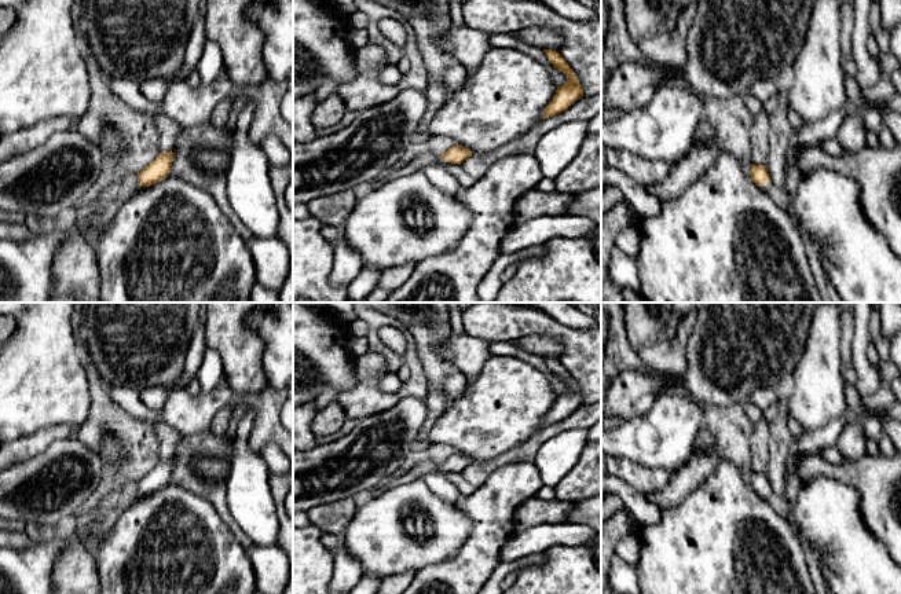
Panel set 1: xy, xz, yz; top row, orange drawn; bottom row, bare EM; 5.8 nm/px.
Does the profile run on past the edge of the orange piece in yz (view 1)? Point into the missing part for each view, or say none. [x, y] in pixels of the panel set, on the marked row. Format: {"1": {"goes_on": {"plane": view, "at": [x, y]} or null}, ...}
{"1": {"goes_on": {"plane": "yz", "at": [768, 187]}}}

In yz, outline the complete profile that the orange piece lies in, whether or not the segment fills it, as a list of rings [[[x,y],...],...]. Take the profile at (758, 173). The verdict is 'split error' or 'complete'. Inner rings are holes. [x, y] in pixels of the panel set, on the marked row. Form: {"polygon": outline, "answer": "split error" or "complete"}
{"polygon": [[[752,164],[750,176],[751,176],[751,180],[758,187],[761,187],[762,190],[765,190],[765,191],[768,191],[770,194],[774,194],[774,195],[777,195],[780,198],[780,195],[774,192],[770,176],[769,176],[768,169],[766,169],[765,165]]], "answer": "split error"}

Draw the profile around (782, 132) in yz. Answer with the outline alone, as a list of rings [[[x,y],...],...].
[[[780,88],[777,95],[772,95],[765,103],[763,110],[766,110],[770,116],[770,135],[769,135],[769,148],[766,158],[766,169],[770,176],[774,192],[780,195],[780,201],[783,201],[783,194],[785,190],[785,172],[787,172],[787,153],[792,146],[794,139],[794,128],[788,118],[788,89]]]

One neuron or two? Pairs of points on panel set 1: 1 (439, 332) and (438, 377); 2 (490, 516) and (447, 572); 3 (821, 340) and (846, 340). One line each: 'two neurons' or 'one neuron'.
1: one neuron
2: one neuron
3: two neurons

